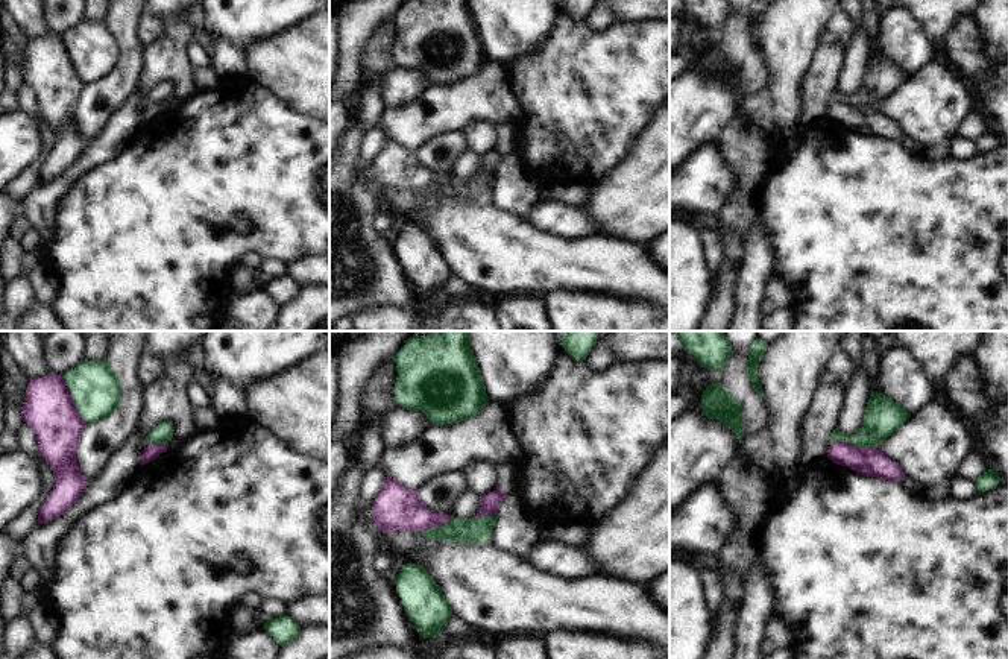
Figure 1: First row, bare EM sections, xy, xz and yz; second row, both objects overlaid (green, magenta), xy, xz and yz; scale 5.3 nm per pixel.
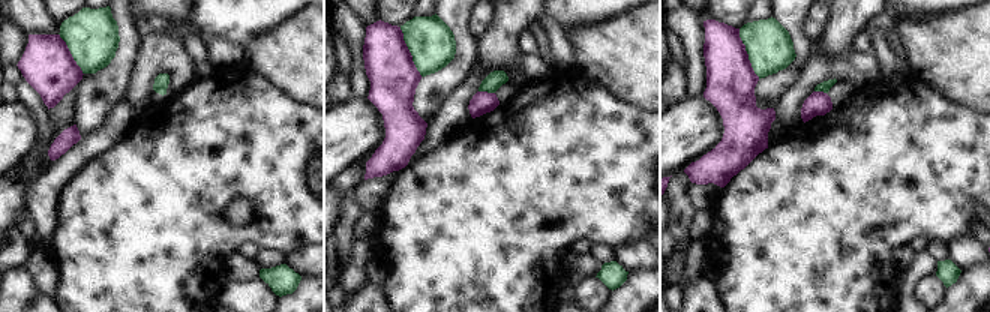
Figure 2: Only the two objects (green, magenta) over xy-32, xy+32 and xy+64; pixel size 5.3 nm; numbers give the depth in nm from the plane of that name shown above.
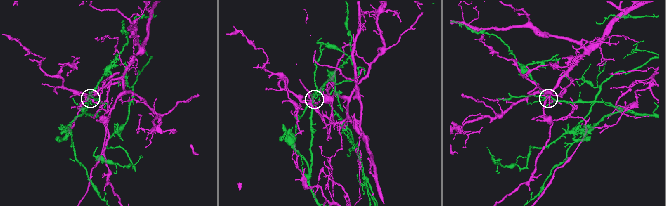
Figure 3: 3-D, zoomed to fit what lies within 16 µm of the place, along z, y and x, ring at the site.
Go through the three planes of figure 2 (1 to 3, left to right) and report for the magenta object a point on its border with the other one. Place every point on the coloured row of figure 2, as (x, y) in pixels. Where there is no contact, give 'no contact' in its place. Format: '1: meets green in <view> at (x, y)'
1: meets green in xy-32 at (71, 53)
2: meets green in xy+32 at (410, 51)
3: meets green in xy+64 at (747, 53)

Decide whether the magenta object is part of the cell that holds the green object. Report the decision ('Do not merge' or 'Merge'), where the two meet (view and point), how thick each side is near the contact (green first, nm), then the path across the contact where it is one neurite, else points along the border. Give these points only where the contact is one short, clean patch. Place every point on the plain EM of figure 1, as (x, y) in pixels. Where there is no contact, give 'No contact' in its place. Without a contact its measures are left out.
Do not merge. Touches green at xy (73, 59). Thickness 260 nm (green) against 280 nm.

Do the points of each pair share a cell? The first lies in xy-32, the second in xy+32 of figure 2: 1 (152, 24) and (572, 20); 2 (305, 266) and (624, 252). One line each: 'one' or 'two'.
1: one
2: one

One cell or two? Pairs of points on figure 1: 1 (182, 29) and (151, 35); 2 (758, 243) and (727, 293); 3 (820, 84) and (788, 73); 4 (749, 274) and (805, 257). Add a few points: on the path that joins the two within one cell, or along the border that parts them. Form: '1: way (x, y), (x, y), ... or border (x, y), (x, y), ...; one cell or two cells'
1: border (166, 25), (166, 34), (146, 47); two cells
2: border (741, 268), (737, 277), (737, 307), (733, 310); two cells
3: border (818, 46), (806, 76), (803, 100), (797, 114); two cells
4: border (770, 231), (774, 274); two cells

